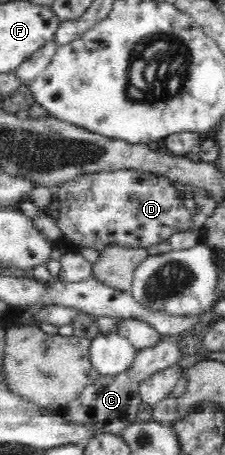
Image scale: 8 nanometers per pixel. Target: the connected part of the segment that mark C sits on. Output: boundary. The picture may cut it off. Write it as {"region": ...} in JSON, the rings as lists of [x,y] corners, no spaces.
{"region":[[[165,337],[163,344],[153,348],[153,350],[145,350],[145,352],[137,353],[137,358],[133,362],[133,366],[123,374],[117,377],[101,378],[93,384],[87,386],[81,396],[73,400],[64,410],[57,412],[63,418],[63,423],[71,423],[75,427],[83,427],[91,433],[91,438],[98,434],[115,435],[121,437],[125,429],[132,427],[132,424],[137,422],[137,414],[139,414],[139,406],[141,400],[139,398],[138,388],[145,380],[169,370],[169,368],[177,366],[177,363],[182,359],[177,342],[181,337]]]}

